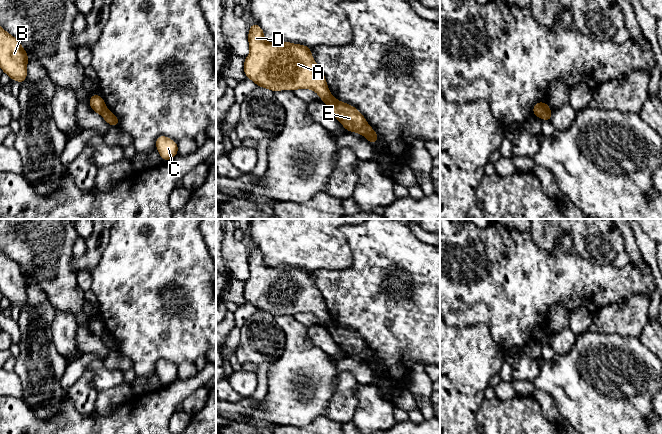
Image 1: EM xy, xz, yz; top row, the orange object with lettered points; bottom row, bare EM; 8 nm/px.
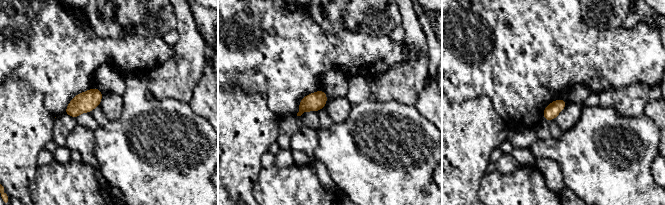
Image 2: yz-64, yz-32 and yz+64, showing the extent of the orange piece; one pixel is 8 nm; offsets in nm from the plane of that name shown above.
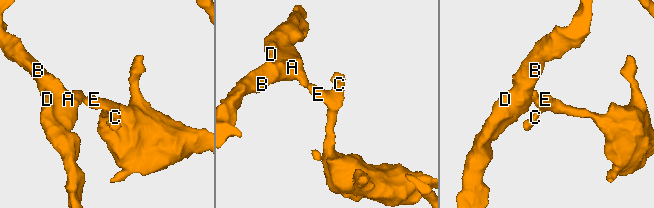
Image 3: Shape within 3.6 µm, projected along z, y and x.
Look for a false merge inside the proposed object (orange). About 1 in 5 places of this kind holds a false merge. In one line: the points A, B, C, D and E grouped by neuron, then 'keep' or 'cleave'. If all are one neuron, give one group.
A B D / C E; cleave

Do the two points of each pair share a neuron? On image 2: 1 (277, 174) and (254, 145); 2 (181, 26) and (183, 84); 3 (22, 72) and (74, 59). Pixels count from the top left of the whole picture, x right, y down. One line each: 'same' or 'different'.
1: different
2: same
3: same

